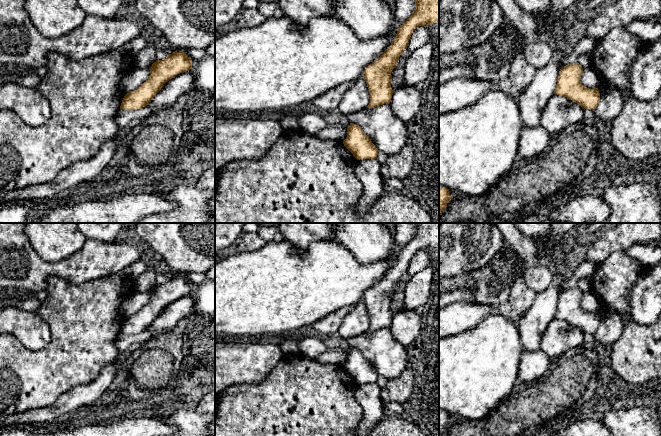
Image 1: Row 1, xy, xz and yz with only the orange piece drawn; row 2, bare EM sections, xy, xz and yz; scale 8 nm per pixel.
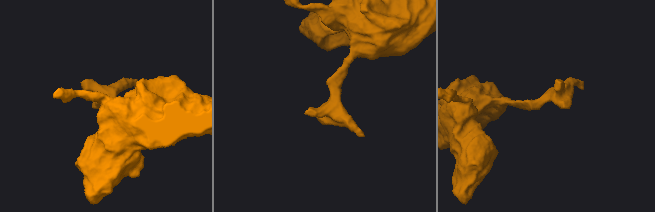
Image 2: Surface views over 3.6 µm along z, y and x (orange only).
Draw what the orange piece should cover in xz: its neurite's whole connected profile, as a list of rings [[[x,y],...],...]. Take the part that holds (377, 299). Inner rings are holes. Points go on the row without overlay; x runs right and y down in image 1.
[[[414,223],[414,237],[398,252],[395,264],[363,297],[370,318],[369,332],[389,328],[393,319],[391,295],[396,292],[409,263],[421,249],[439,249],[439,223]]]

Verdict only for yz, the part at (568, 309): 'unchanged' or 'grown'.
unchanged

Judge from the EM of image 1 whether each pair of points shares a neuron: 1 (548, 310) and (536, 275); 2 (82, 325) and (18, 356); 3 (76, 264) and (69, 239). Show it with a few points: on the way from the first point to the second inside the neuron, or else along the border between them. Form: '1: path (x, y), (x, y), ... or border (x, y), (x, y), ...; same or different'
1: border (554, 271), (552, 282), (537, 294); different
2: path (66, 341), (50, 357), (34, 357); same
3: border (86, 238), (85, 242), (69, 256), (51, 262); different

